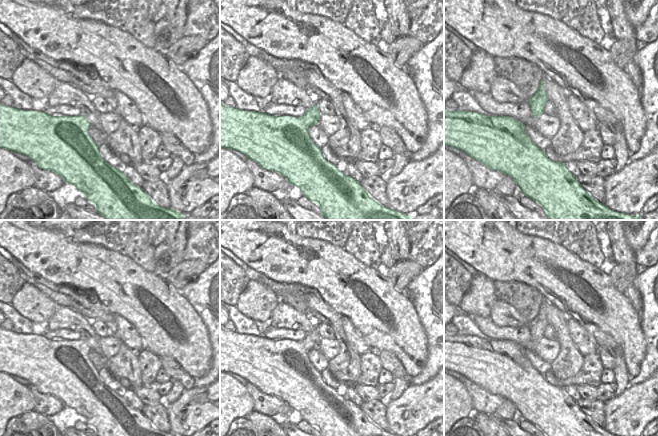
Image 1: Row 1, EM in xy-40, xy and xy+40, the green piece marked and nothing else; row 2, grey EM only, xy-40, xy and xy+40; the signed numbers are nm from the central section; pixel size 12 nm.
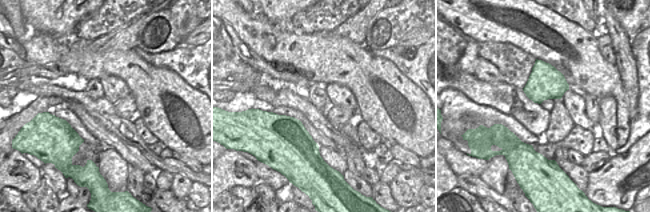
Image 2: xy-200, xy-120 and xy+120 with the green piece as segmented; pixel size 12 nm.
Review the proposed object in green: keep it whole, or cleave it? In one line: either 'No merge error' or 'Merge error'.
No merge error.

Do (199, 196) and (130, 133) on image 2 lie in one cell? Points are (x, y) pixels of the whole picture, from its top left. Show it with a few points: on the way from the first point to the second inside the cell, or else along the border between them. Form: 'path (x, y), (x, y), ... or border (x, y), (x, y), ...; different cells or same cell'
border (193, 181), (201, 183); different cells

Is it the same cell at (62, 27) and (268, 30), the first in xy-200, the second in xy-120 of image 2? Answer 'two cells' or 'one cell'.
two cells

